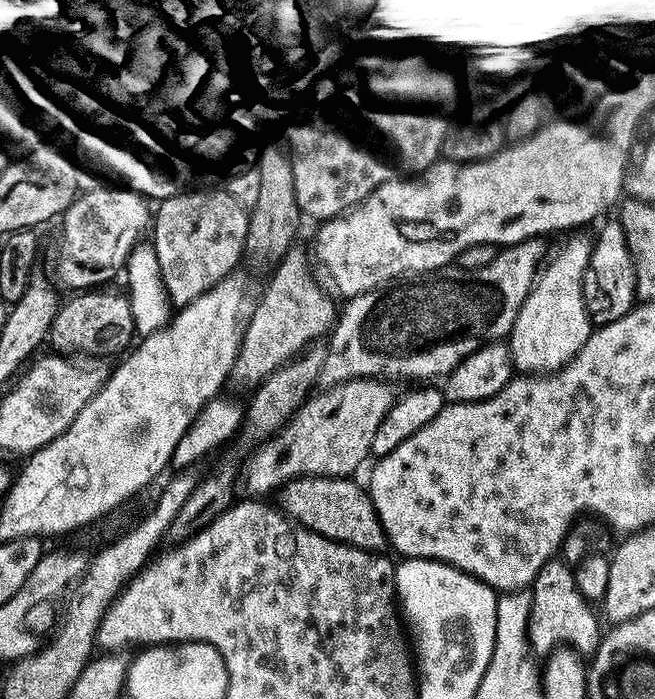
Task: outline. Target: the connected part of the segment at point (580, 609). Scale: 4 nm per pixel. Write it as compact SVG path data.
M561 558L548 560L532 579L530 595L532 605L528 611L528 646L533 653L549 654L561 646L567 646L579 654L595 653L602 639L601 621L598 616L596 621L592 613L593 605L578 590L572 566Z

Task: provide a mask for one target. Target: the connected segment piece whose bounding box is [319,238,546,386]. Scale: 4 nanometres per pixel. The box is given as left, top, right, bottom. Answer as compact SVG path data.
M533 238L531 240L524 240L520 244L510 244L501 247L496 253L494 262L490 262L490 266L482 266L479 270L466 270L465 268L457 268L455 266L435 268L433 272L417 272L409 275L407 278L400 278L395 282L382 284L379 288L372 288L368 292L363 292L360 296L351 297L345 303L348 305L345 308L343 305L339 309L338 319L330 335L327 337L328 353L326 354L326 362L322 366L319 383L324 386L331 386L333 384L341 384L347 380L382 380L385 382L416 380L412 382L428 382L431 381L428 380L431 376L437 376L437 378L447 376L448 373L454 370L454 366L458 366L458 362L462 362L462 358L474 354L474 350L478 350L481 344L500 342L512 335L512 327L518 318L518 310L522 310L522 302L526 302L532 285L536 283L537 275L545 263L546 252L544 256L544 243L543 239Z

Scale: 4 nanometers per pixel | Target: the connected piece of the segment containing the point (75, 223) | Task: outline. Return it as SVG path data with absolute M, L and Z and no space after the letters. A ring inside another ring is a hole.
M99 186L88 192L81 191L72 204L59 217L60 222L60 249L56 252L56 280L61 289L92 290L97 286L104 286L107 280L112 280L116 275L125 271L128 256L136 244L141 243L144 231L150 224L149 201L138 192L133 192L127 186L120 188L105 188Z

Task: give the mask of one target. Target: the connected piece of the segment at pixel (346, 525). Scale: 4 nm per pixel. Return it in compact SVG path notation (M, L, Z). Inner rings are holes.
M300 476L279 489L279 496L278 507L285 517L301 528L309 528L314 534L367 552L380 552L388 544L388 535L378 518L378 510L374 510L371 495L356 478Z

